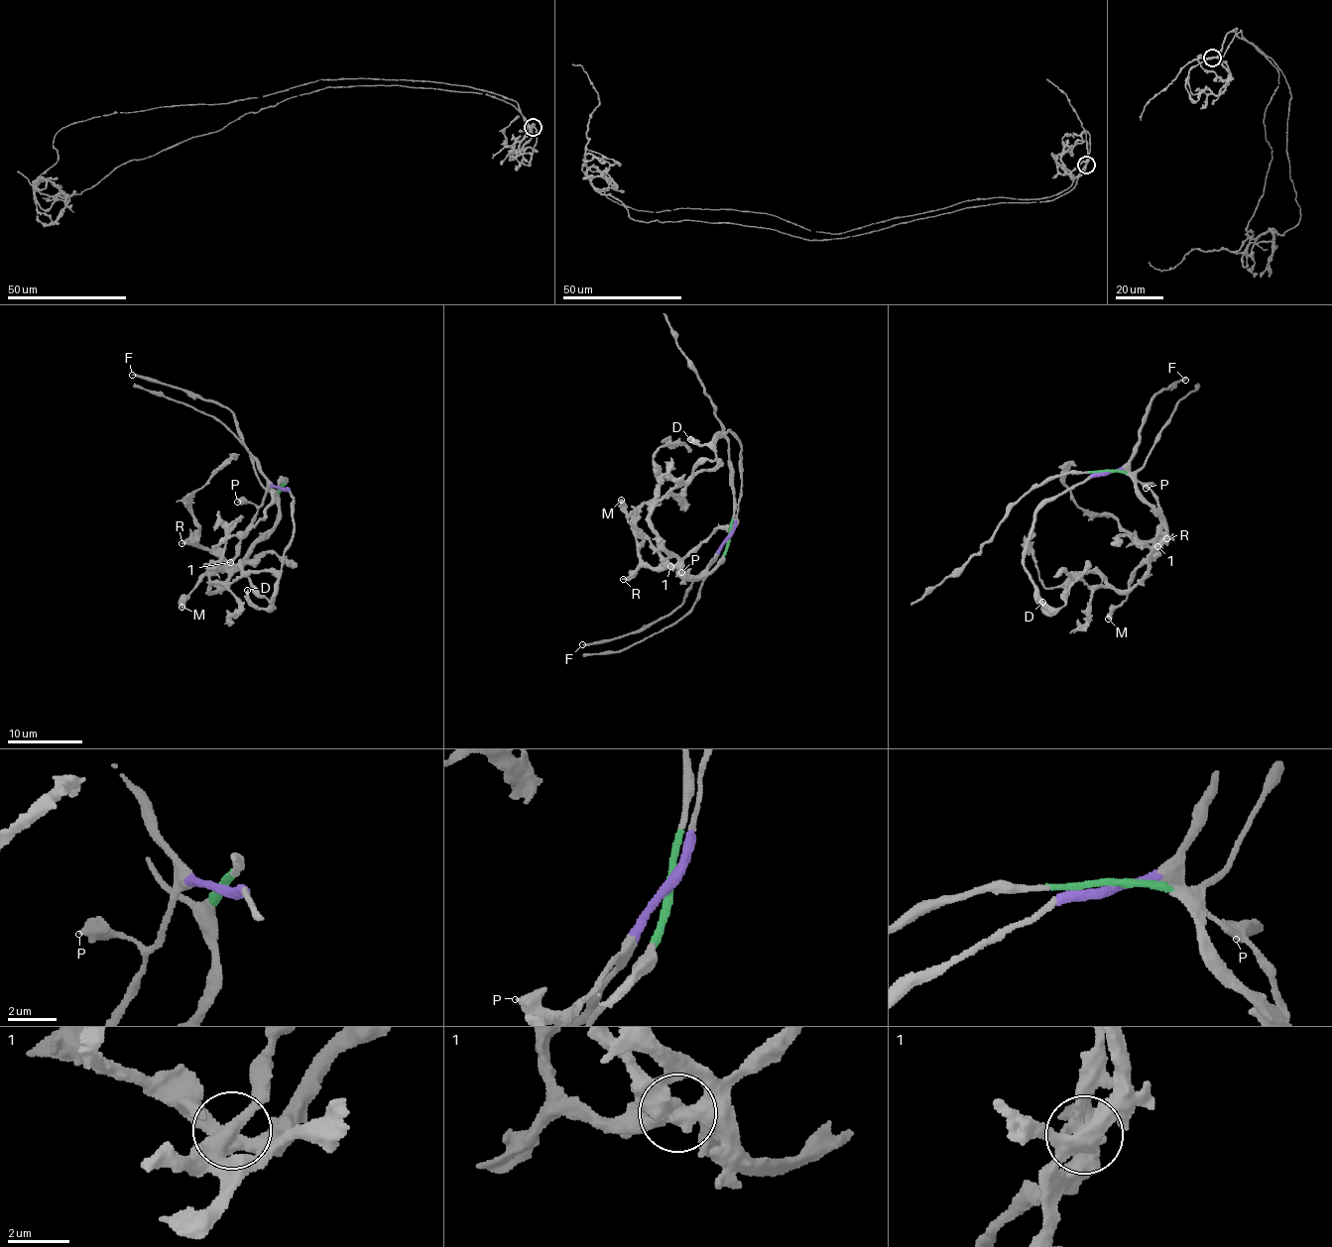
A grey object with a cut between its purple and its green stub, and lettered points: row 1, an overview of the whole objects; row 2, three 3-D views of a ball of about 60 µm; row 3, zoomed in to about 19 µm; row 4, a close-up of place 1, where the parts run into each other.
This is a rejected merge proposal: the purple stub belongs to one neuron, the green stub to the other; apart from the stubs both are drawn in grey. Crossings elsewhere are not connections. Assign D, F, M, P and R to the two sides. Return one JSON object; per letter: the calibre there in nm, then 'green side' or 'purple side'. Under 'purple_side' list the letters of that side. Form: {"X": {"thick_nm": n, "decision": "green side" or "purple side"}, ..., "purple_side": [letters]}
{"D": {"thick_nm": 280, "decision": "purple side"}, "F": {"thick_nm": 200, "decision": "purple side"}, "M": {"thick_nm": 550, "decision": "purple side"}, "P": {"thick_nm": 400, "decision": "purple side"}, "R": {"thick_nm": 320, "decision": "green side"}, "purple_side": ["D", "F", "M", "P"]}

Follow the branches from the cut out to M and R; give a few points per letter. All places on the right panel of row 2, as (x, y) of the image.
M: (1107, 472), (1127, 471), (1140, 481), (1155, 500), (1160, 520), (1157, 547), (1133, 575), (1128, 596), (1107, 619)
R: (1107, 472), (1124, 472), (1163, 520), (1159, 549), (1160, 544), (1154, 541), (1165, 539)

